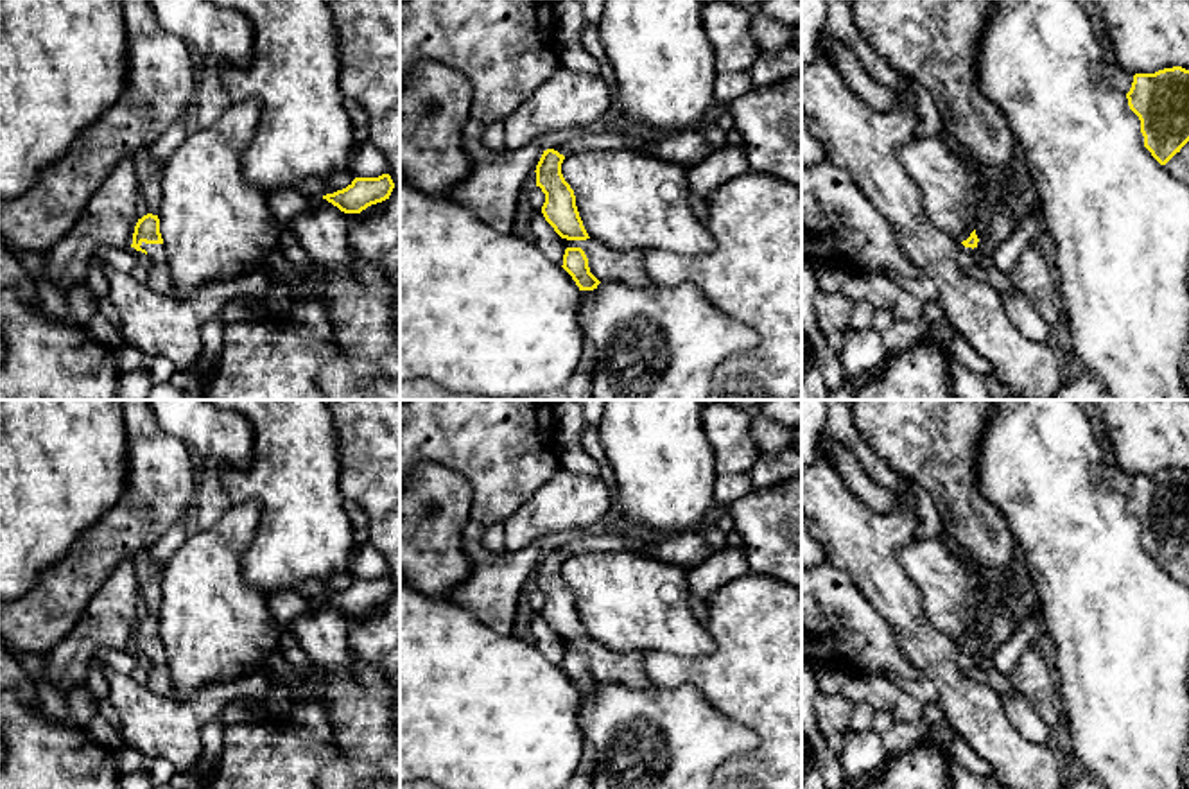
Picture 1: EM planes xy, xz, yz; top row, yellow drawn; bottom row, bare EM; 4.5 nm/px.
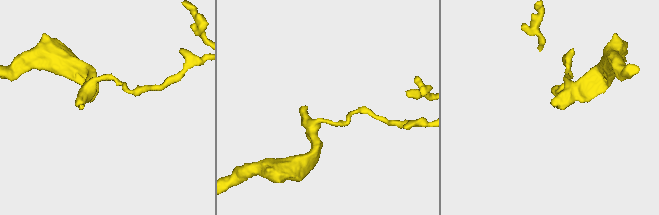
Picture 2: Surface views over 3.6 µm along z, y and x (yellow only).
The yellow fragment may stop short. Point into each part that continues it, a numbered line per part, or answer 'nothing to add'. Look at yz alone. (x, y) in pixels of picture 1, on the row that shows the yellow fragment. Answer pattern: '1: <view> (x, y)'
nothing to add

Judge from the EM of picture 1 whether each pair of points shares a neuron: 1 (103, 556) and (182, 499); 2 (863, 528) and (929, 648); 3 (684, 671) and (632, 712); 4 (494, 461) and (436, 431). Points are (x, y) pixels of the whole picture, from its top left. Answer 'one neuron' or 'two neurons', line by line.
1: one neuron
2: one neuron
3: two neurons
4: one neuron

